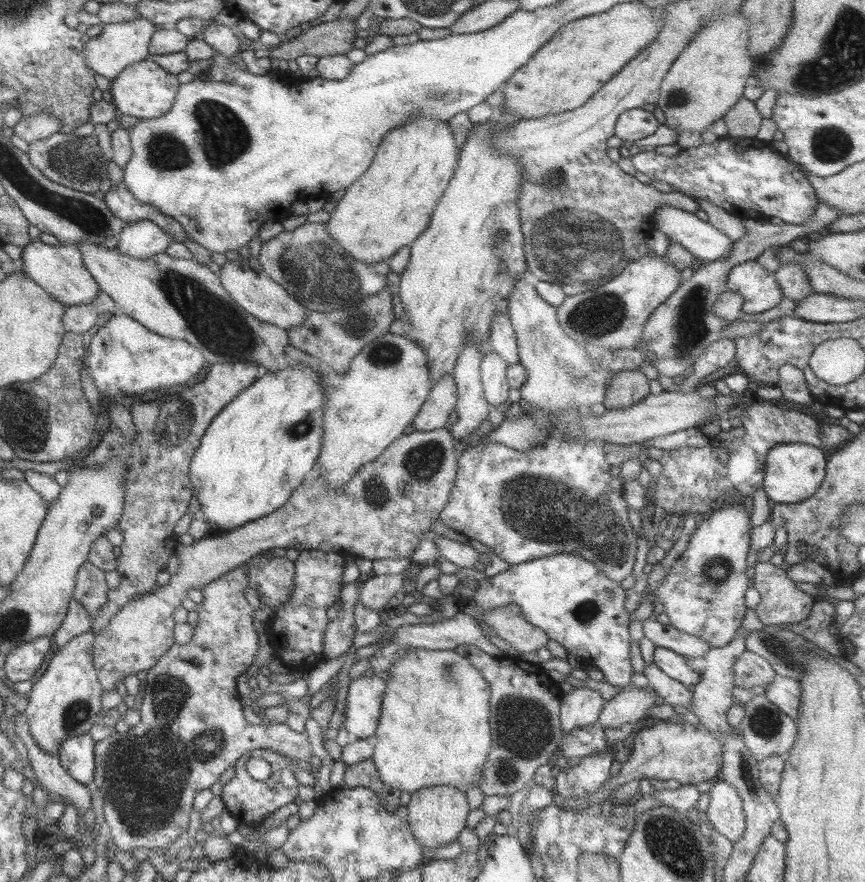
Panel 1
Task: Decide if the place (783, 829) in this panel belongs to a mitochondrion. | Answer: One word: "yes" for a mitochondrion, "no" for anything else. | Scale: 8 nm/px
no

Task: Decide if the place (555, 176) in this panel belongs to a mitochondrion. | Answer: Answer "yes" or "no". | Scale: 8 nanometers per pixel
yes

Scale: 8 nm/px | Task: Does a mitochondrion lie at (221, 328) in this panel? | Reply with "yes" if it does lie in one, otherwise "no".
yes

